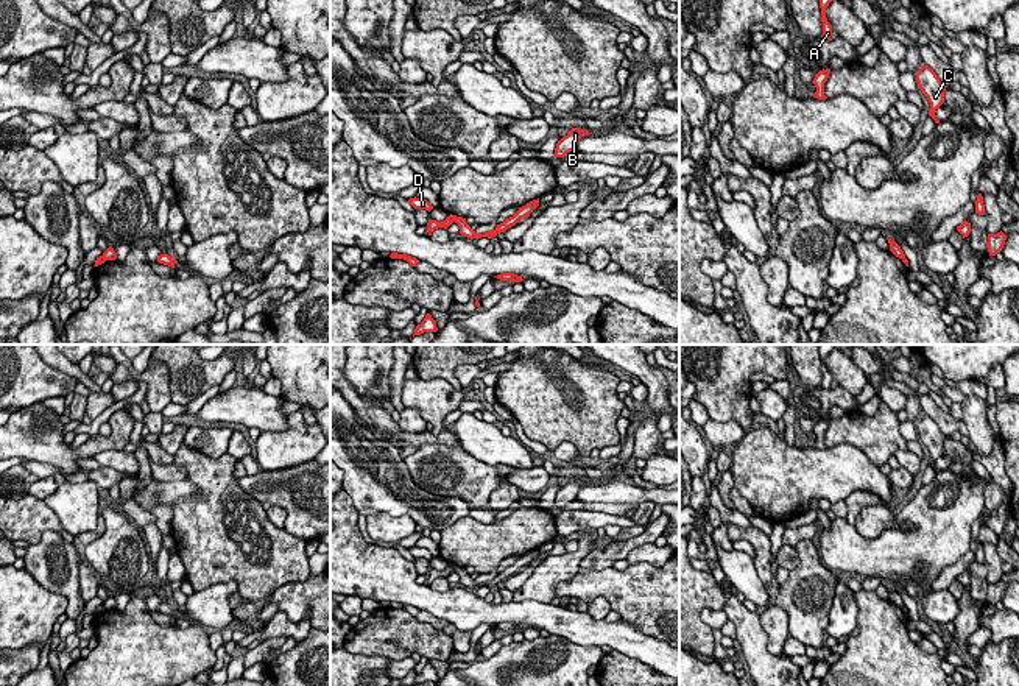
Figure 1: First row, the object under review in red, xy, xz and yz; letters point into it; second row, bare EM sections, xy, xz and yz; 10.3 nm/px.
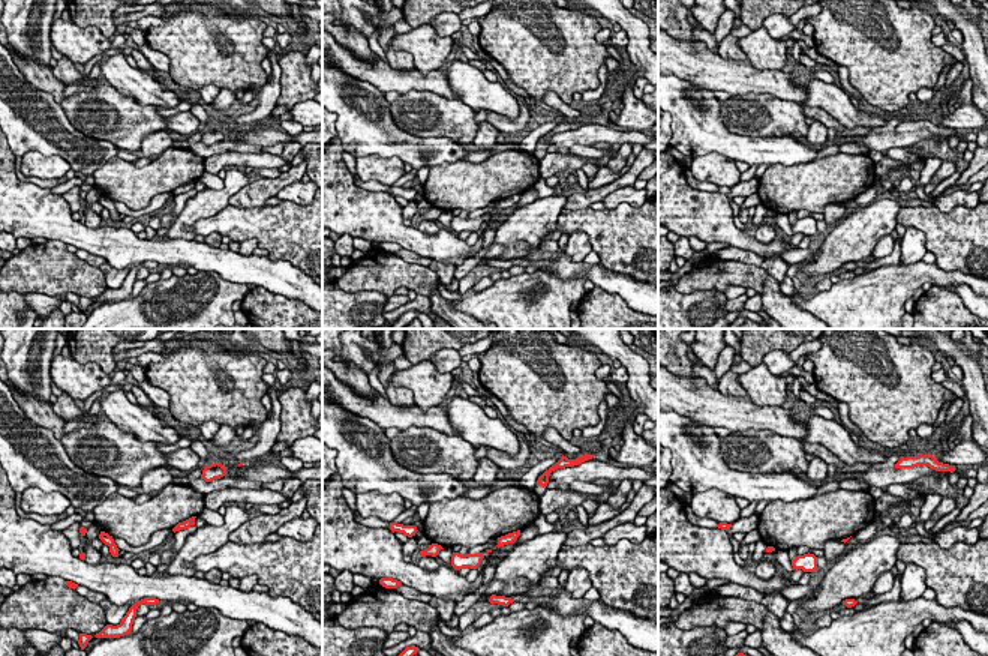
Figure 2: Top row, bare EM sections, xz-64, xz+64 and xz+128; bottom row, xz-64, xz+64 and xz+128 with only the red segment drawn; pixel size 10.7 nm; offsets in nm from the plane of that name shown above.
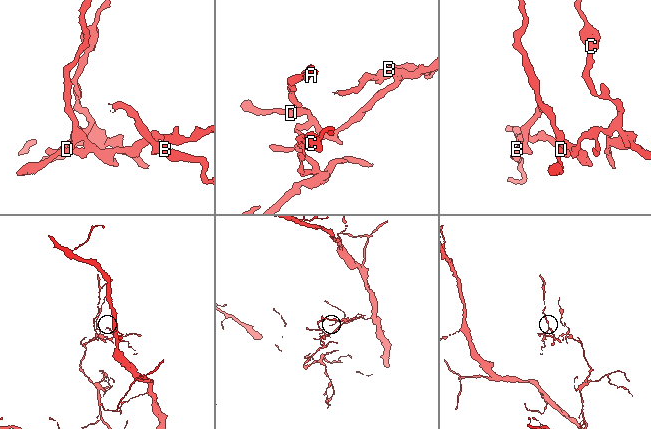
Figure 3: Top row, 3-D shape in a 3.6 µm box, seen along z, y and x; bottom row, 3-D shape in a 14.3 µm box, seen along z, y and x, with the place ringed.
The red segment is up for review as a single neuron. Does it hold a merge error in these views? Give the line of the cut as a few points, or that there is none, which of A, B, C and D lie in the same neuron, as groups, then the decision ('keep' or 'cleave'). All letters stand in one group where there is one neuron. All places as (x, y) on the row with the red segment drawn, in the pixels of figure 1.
xz (449, 215), (454, 220) | A B D / C | cleave

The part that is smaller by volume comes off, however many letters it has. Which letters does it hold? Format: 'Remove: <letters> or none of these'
Remove: A, B, D

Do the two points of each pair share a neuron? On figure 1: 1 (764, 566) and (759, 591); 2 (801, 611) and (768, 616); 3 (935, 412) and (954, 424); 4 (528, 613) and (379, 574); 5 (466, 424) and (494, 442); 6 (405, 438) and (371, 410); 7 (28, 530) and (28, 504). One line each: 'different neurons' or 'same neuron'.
1: different neurons
2: different neurons
3: same neuron
4: same neuron
5: same neuron
6: different neurons
7: same neuron

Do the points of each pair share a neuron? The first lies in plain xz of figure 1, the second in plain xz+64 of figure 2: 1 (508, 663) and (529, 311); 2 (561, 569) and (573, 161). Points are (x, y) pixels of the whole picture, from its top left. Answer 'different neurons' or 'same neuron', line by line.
1: same neuron
2: different neurons

